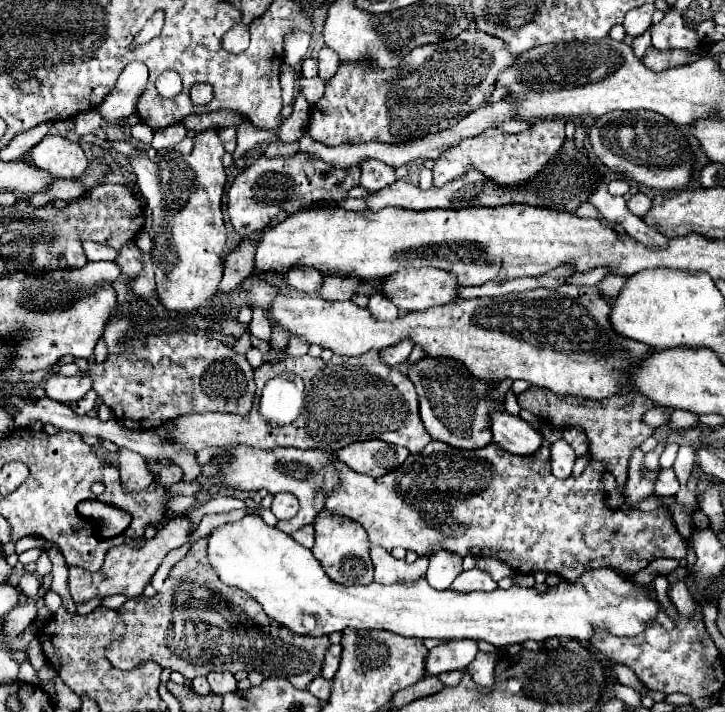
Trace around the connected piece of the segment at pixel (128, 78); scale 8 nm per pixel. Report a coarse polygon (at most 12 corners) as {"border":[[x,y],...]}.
{"border":[[130,62],[96,108],[108,124],[136,112],[148,68]]}

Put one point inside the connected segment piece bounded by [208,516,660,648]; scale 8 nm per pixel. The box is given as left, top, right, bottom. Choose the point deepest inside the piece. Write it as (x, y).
(289, 583)

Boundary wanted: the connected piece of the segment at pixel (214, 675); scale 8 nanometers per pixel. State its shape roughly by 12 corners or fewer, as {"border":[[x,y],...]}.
{"border":[[208,672],[206,680],[214,694],[236,690],[230,672]]}

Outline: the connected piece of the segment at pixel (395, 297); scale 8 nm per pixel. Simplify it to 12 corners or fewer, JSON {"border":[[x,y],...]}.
{"border":[[400,270],[382,278],[382,294],[400,310],[458,300],[444,270]]}

